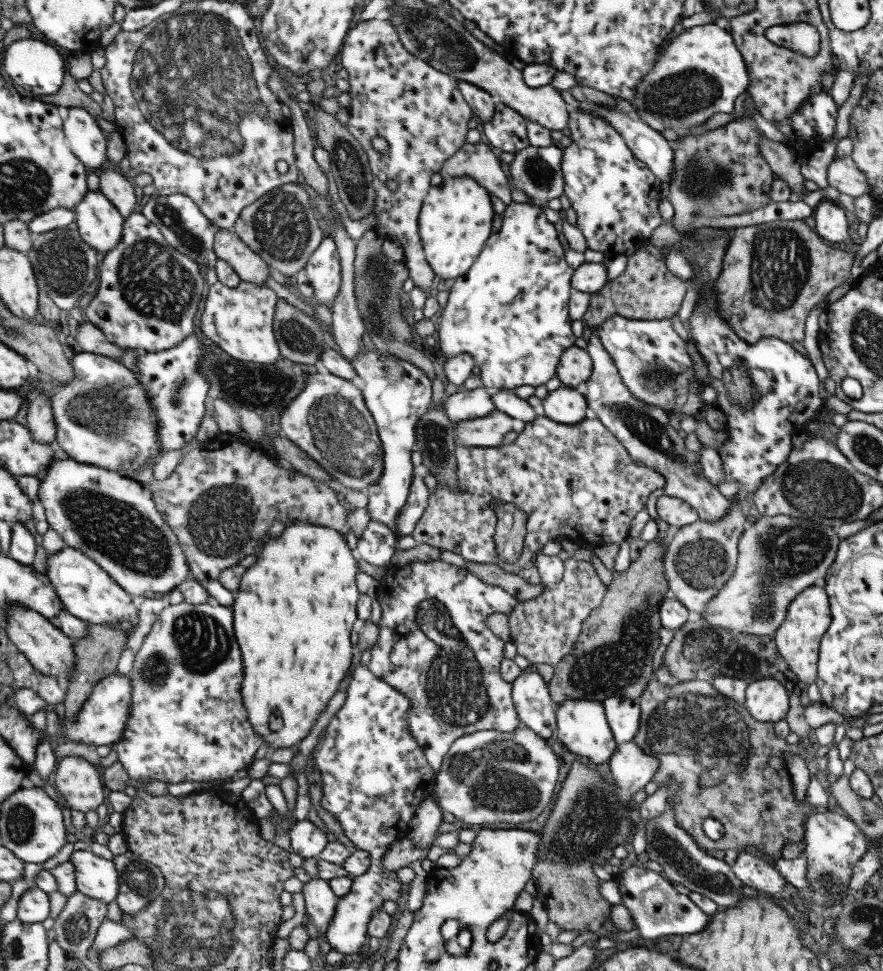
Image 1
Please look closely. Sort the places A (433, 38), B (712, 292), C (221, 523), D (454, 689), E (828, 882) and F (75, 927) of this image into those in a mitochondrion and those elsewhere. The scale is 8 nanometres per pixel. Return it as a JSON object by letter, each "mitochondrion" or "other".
{"A":"mitochondrion","B":"other","C":"mitochondrion","D":"mitochondrion","E":"mitochondrion","F":"mitochondrion"}

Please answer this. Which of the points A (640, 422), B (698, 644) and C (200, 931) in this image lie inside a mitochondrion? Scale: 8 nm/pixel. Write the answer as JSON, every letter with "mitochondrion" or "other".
{"A":"mitochondrion","B":"mitochondrion","C":"mitochondrion"}

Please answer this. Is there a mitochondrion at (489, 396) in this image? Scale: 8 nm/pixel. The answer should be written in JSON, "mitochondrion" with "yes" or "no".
{"mitochondrion":"no"}

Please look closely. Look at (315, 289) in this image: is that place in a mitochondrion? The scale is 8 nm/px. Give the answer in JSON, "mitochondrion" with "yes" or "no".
{"mitochondrion":"no"}

